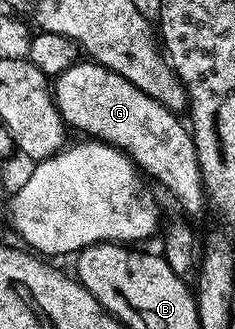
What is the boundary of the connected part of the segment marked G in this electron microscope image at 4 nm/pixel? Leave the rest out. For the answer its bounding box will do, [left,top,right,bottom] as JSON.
[51,60,207,214]

